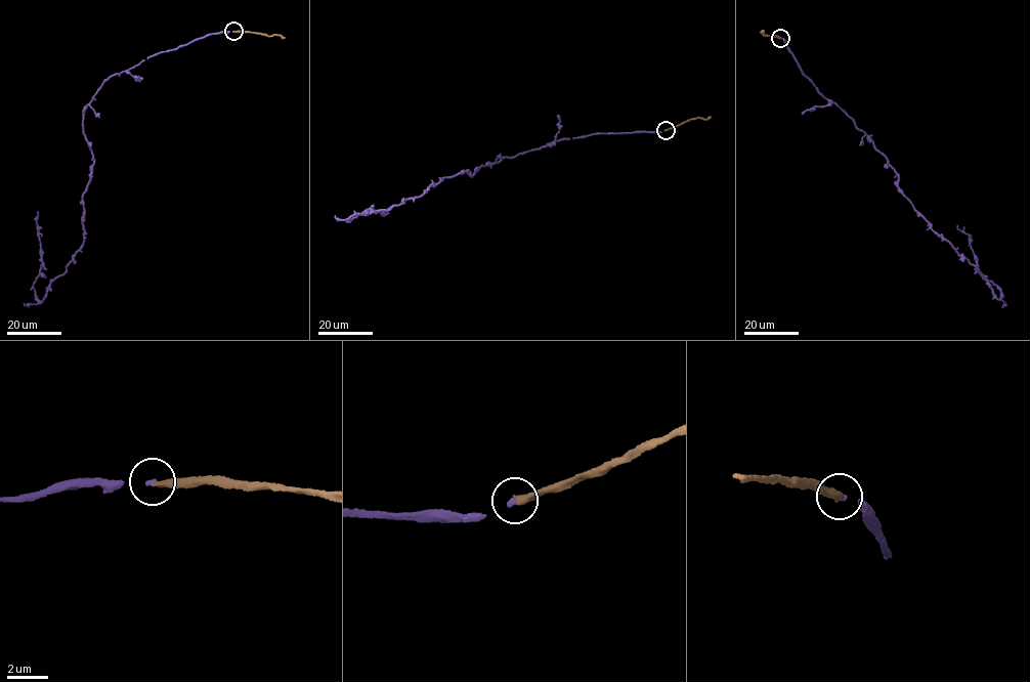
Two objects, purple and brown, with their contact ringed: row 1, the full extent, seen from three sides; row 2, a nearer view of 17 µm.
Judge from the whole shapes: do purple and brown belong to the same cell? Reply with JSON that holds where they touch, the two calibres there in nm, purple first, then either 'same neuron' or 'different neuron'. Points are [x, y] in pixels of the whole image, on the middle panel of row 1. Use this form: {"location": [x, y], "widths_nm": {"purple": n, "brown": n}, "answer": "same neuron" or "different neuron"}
{"location": [666, 130], "widths_nm": {"purple": 170, "brown": 300}, "answer": "different neuron"}

